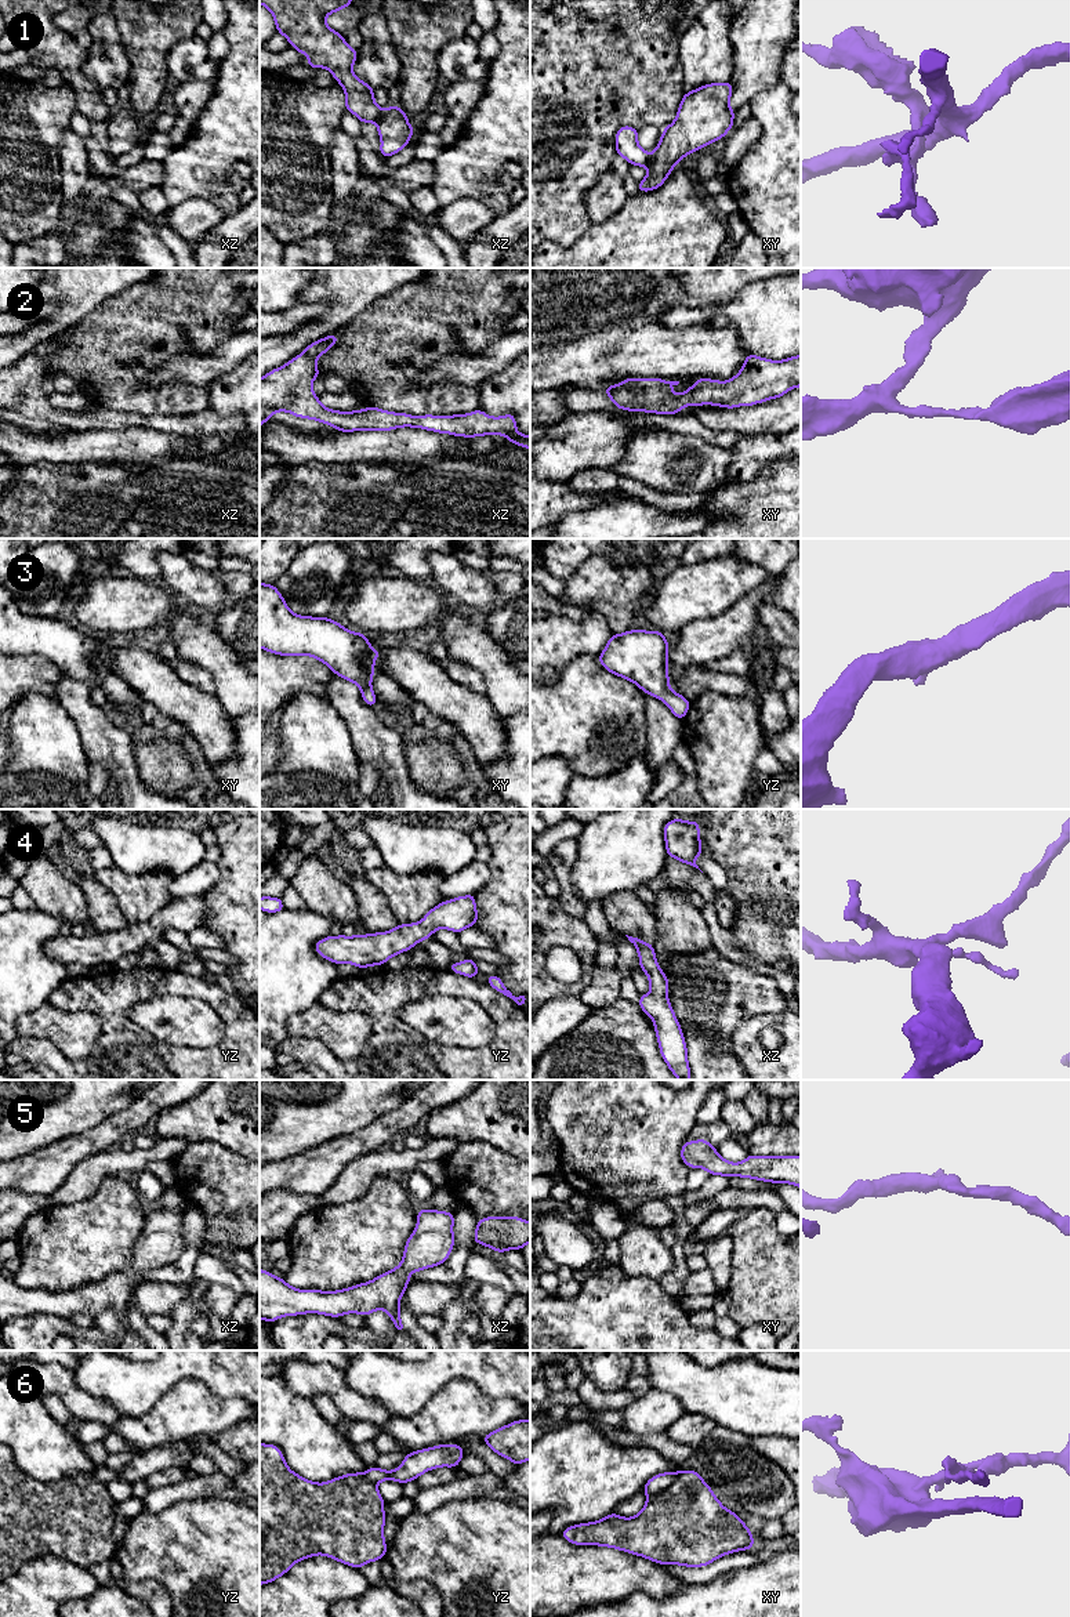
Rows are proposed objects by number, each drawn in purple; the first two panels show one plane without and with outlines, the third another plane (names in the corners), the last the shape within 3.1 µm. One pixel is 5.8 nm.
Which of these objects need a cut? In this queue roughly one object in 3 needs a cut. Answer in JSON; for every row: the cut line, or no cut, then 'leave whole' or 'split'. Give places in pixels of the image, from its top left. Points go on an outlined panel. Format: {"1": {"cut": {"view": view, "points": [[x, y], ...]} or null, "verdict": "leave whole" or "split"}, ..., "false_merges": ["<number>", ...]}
{"1": {"cut": {"view": "xz", "points": [[384, 111], [376, 122]]}, "verdict": "split"}, "2": {"cut": null, "verdict": "leave whole"}, "3": {"cut": null, "verdict": "leave whole"}, "4": {"cut": null, "verdict": "leave whole"}, "5": {"cut": null, "verdict": "leave whole"}, "6": {"cut": {"view": "xy", "points": [[677, 1472], [677, 1476], [668, 1486], [648, 1497]]}, "verdict": "split"}, "false_merges": ["1", "6"]}

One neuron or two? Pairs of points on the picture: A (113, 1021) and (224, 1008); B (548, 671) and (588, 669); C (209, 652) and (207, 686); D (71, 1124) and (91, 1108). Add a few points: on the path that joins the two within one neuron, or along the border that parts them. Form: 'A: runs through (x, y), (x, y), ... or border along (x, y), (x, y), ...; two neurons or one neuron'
A: runs through (134, 992), (142, 983), (181, 983), (195, 988); one neuron
B: border along (592, 655), (577, 656), (554, 684), (544, 685); two neurons
C: border along (180, 657), (199, 664), (213, 680), (216, 693); two neurons
D: runs through (76, 1119), (86, 1109); one neuron

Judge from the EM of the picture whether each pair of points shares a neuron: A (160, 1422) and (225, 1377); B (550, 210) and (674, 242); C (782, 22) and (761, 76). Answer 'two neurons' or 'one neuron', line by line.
A: two neurons
B: two neurons
C: one neuron

